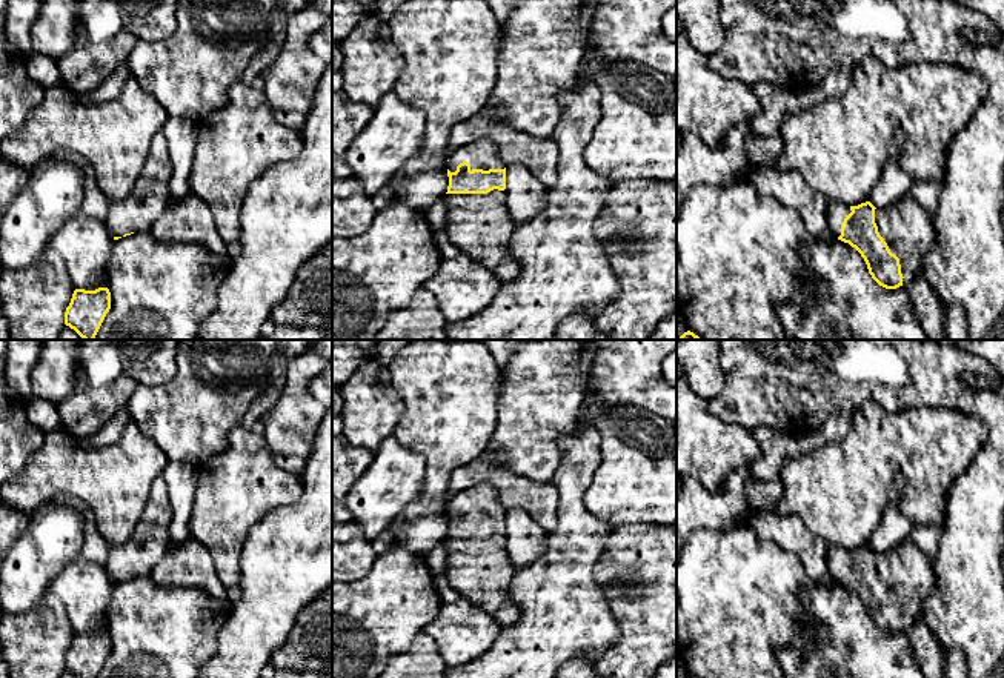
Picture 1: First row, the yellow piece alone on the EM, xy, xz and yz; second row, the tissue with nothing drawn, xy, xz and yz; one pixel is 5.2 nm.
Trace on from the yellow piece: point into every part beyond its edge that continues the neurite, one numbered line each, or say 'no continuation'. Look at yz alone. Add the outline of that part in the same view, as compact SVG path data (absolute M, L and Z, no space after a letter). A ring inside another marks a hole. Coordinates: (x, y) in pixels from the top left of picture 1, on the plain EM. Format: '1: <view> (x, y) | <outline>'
1: yz (906, 571) | M907 538L889 552L876 552L875 567L890 597L899 603L903 630L910 629L935 584L935 564Z

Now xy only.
1: xy (149, 541) | M157 477L145 510L123 544L112 546L105 564L112 581L131 577L149 575L169 549L169 529L172 523L172 504L166 480Z

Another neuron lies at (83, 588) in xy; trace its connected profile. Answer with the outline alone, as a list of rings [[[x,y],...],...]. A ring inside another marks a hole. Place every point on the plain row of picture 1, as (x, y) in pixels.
[[[78,557],[68,563],[51,586],[75,633],[108,632],[108,607],[114,581],[105,564]]]

